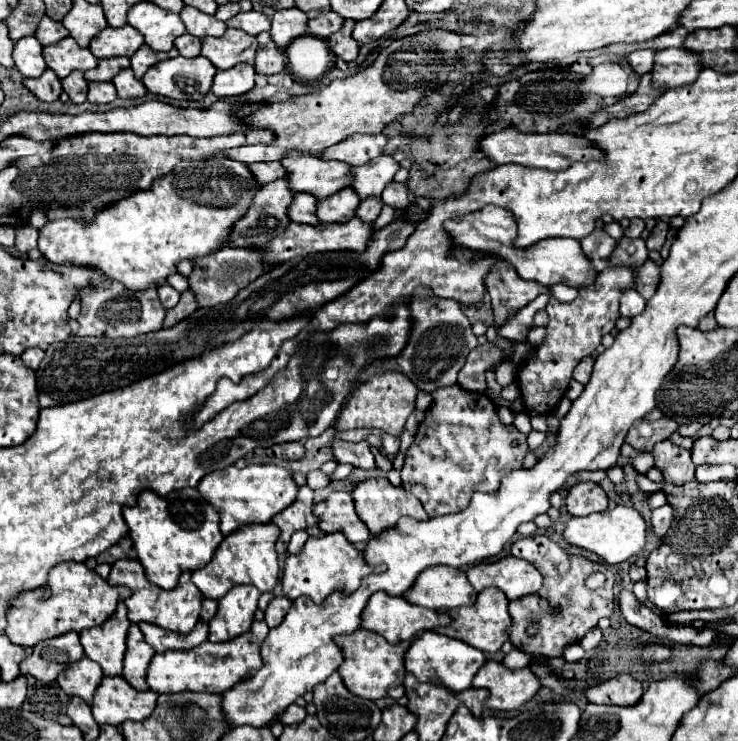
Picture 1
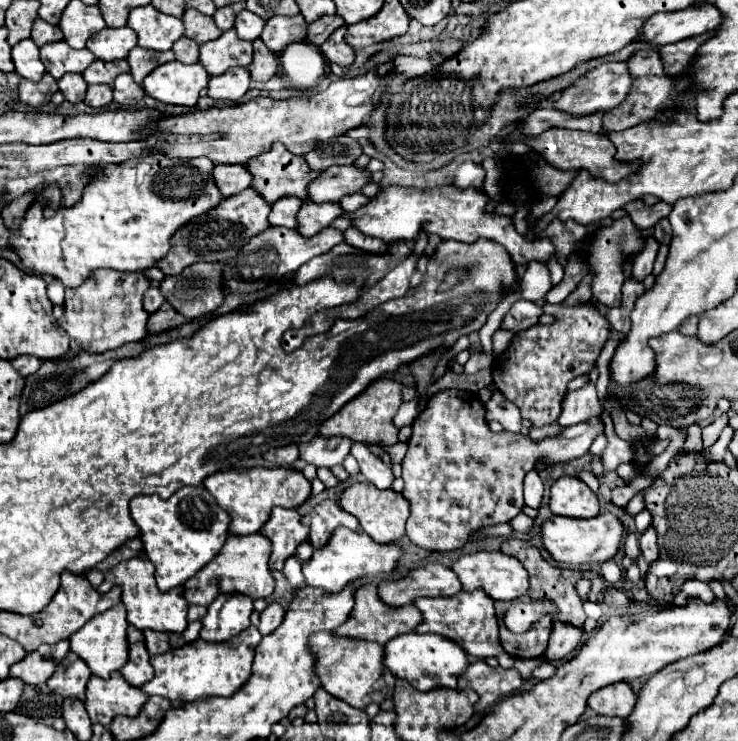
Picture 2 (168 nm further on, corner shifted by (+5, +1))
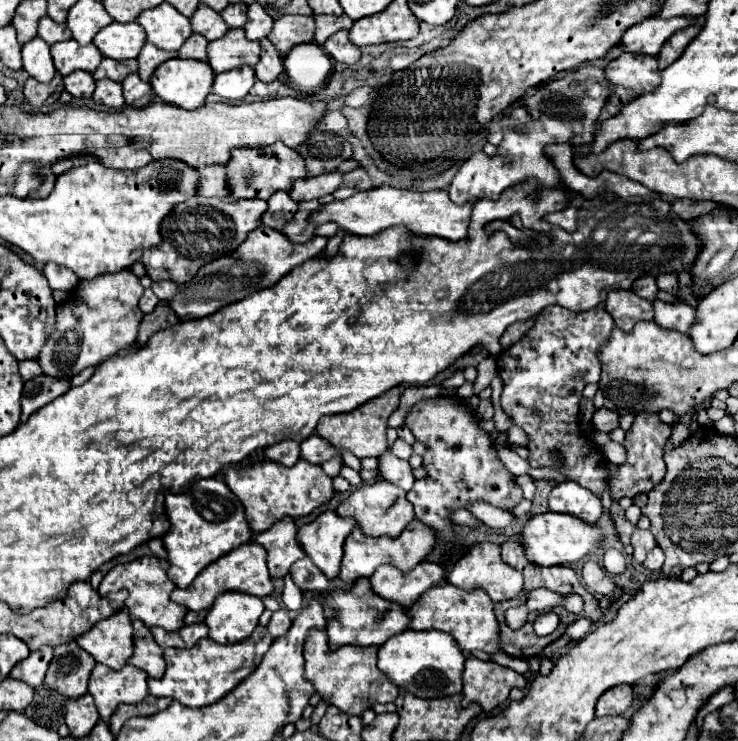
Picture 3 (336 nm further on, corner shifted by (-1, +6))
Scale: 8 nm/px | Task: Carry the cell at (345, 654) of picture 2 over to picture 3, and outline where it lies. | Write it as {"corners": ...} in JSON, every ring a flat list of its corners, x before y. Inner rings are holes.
{"corners":[[310,632,306,636,304,660,306,660,306,680,310,680,316,692,324,698,326,704,338,706,342,712,362,716,364,710,370,710,374,704,394,702,398,696,398,686,376,666,378,646,342,646,330,650,326,632]]}

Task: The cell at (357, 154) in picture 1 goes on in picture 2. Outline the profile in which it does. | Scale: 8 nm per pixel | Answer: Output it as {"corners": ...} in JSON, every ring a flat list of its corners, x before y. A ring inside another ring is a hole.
{"corners":[[346,135,332,137,330,141,322,141,310,153,304,155,306,163,312,171,326,171,332,165,352,165,362,155,362,149,356,139]]}

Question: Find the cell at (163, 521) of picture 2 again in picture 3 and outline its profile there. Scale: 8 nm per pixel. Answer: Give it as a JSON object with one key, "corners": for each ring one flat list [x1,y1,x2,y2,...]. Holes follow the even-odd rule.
{"corners":[[218,478,196,480,192,492,186,494,168,492,164,498,164,516,170,522,168,532,162,536,170,562,168,578,180,588,188,588,200,570,252,538,244,506,226,488,224,480]]}

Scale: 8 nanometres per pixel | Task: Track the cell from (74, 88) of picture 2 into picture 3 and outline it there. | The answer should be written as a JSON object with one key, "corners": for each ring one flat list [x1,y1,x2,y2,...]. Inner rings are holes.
{"corners":[[76,70,68,76,64,76,66,92,70,92,74,98,90,98,94,92,94,78,86,70]]}

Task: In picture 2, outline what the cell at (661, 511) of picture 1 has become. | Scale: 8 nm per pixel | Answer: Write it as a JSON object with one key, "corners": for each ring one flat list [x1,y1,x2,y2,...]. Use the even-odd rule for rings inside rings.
{"corners":[[648,527,648,531,644,535,640,535,640,553,648,563,658,559,658,543,656,543,654,527]]}

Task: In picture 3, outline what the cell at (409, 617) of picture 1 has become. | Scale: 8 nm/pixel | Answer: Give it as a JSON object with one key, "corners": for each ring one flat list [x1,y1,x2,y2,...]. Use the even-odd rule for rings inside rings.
{"corners":[[358,580,352,590,336,590,328,592,324,596,324,604,328,608,328,642,330,648,340,648,344,644,358,644,358,646,368,646,368,644,384,644,394,634,400,634,408,628,410,616,406,614,404,608,400,608,394,602,388,602,380,598,378,594,372,592,370,580]]}

